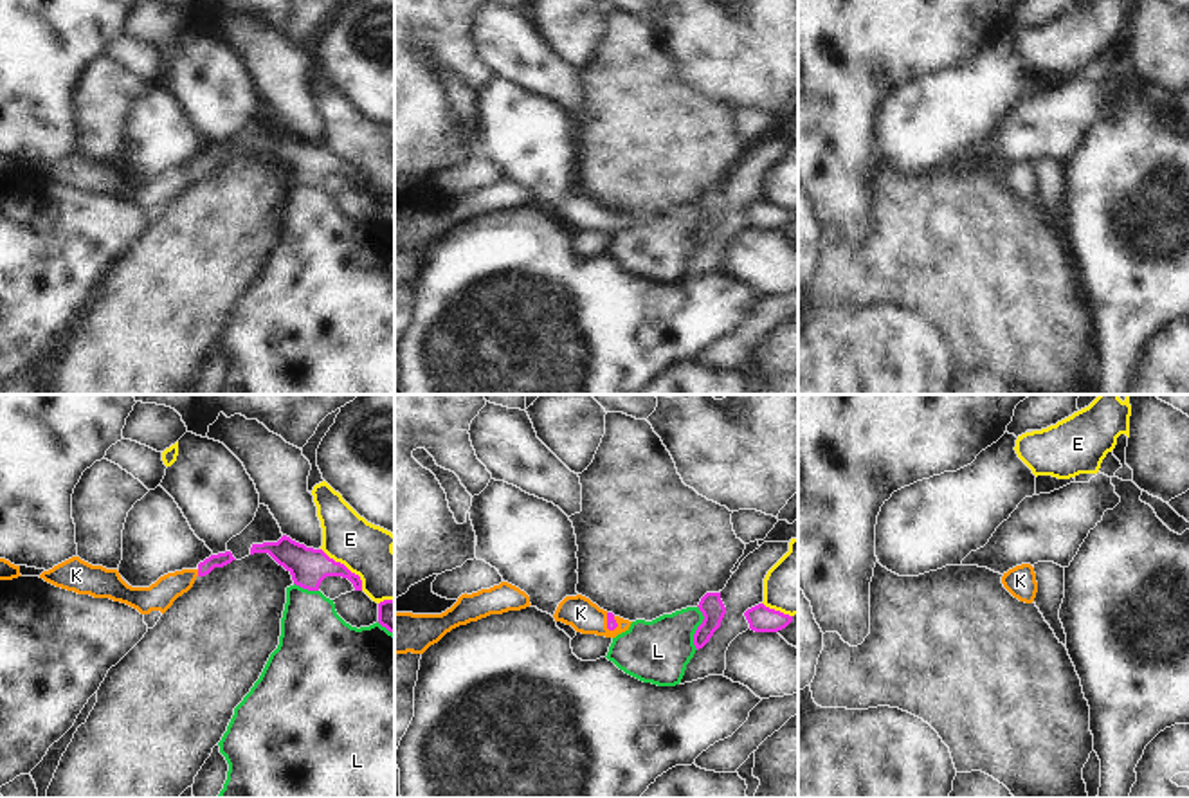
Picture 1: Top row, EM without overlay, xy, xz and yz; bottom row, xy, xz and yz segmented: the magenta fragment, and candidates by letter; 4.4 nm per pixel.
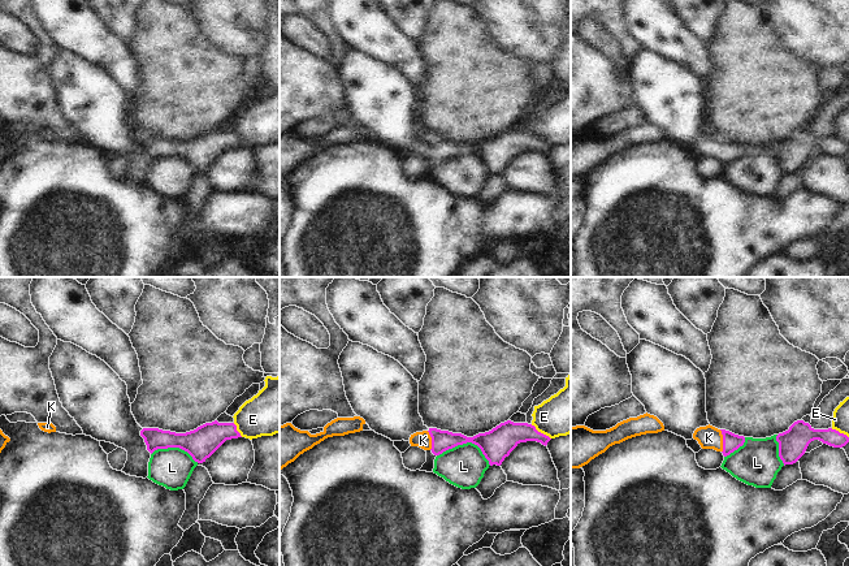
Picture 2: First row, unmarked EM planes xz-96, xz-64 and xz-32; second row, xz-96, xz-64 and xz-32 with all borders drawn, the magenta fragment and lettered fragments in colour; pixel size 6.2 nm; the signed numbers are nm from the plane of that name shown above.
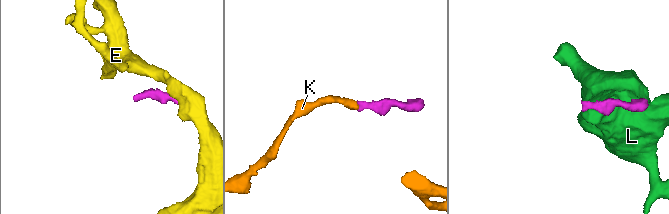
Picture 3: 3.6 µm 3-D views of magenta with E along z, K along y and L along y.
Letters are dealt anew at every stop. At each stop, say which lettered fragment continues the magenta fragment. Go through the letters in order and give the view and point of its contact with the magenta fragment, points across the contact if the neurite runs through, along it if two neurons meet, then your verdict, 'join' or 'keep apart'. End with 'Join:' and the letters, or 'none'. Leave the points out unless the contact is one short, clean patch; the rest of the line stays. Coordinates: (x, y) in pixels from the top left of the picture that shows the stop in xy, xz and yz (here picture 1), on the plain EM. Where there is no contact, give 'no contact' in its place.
E: meets magenta in xy at (344, 163); keep apart
K: meets magenta in xz at (608, 220); runs through xz (611, 220), (608, 220), (580, 209); join
L: meets magenta in xz at (698, 224); keep apart
Join: K

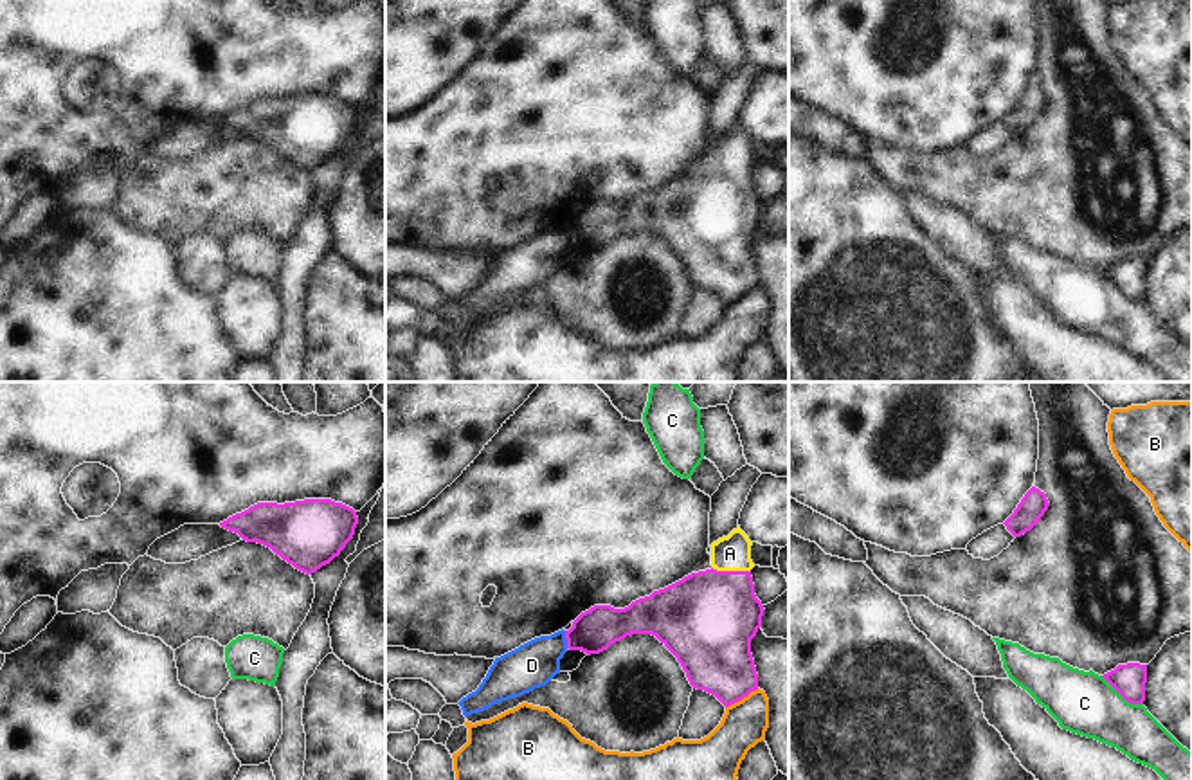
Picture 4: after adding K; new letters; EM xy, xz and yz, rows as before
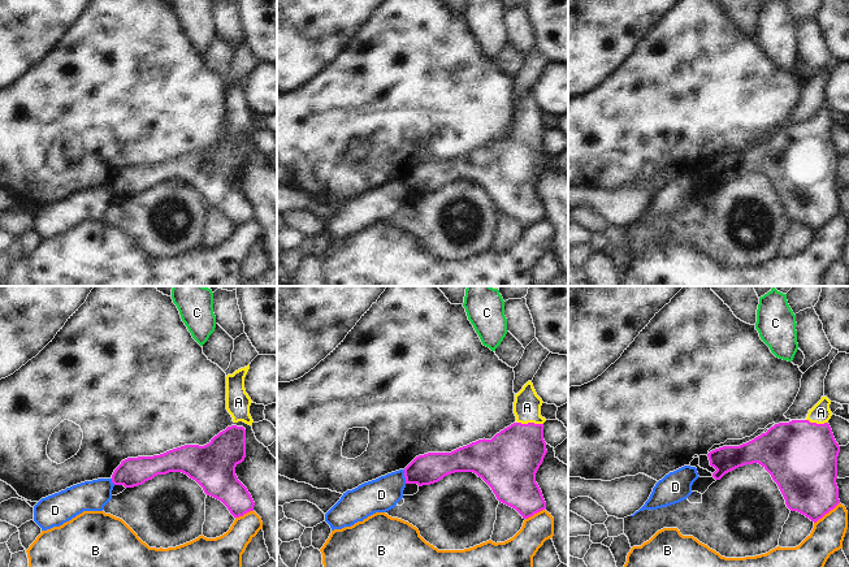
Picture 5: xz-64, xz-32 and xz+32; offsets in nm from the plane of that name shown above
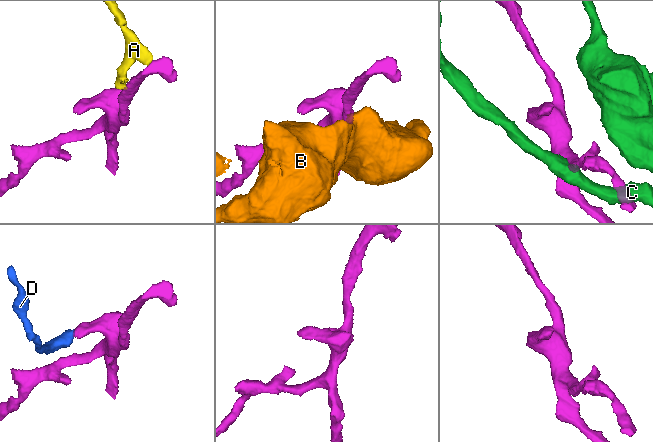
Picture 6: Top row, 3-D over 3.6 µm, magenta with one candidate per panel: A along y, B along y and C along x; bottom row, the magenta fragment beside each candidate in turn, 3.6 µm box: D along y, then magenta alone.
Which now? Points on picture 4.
A: meets magenta in xz at (731, 168); runs through xz (706, 217), (719, 204), (731, 168), (730, 150); join
B: meets magenta in xz at (742, 294); keep apart
C: meets magenta in yz at (1122, 292); keep apart
D: meets magenta in xz at (566, 235); keep apart
Join: A

